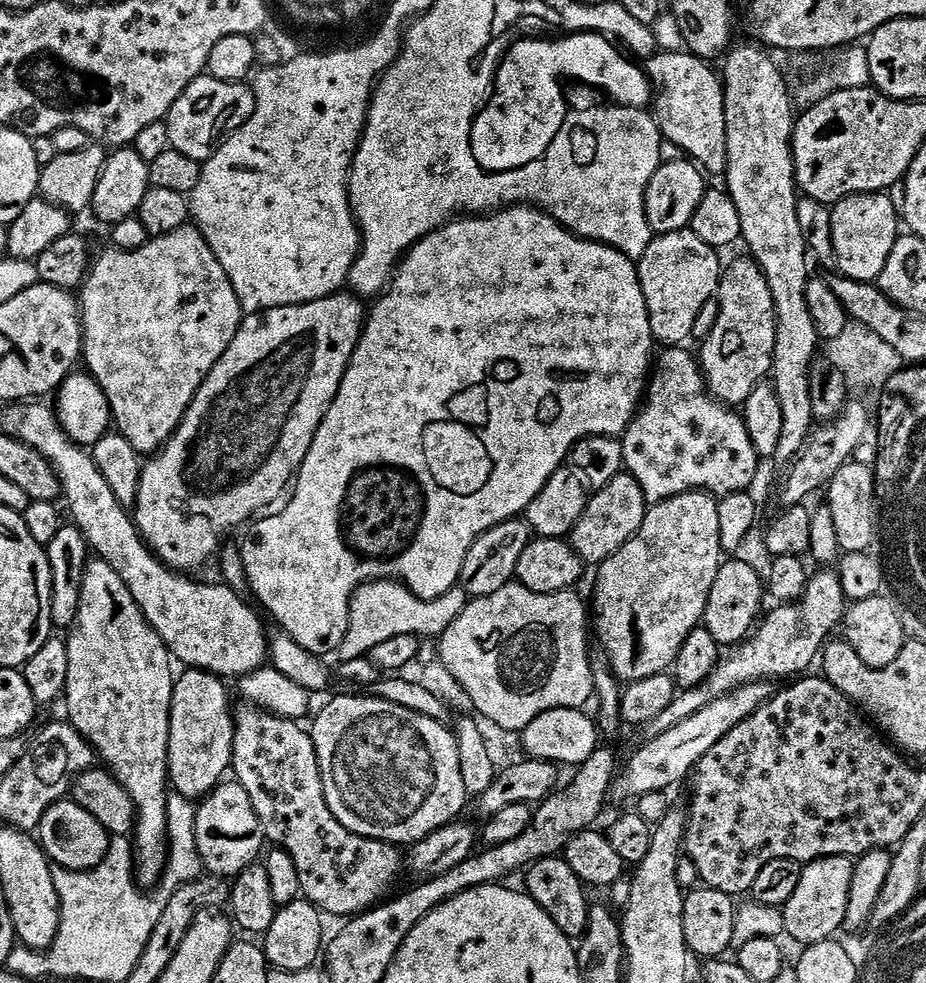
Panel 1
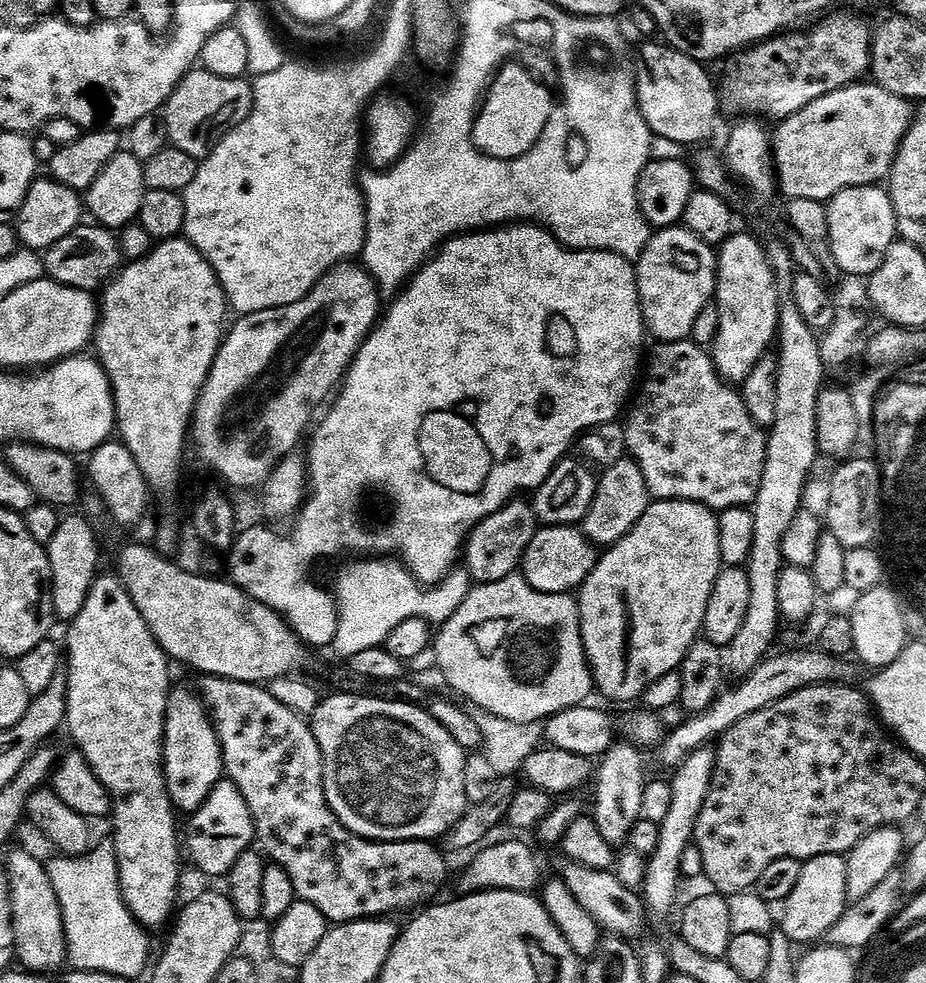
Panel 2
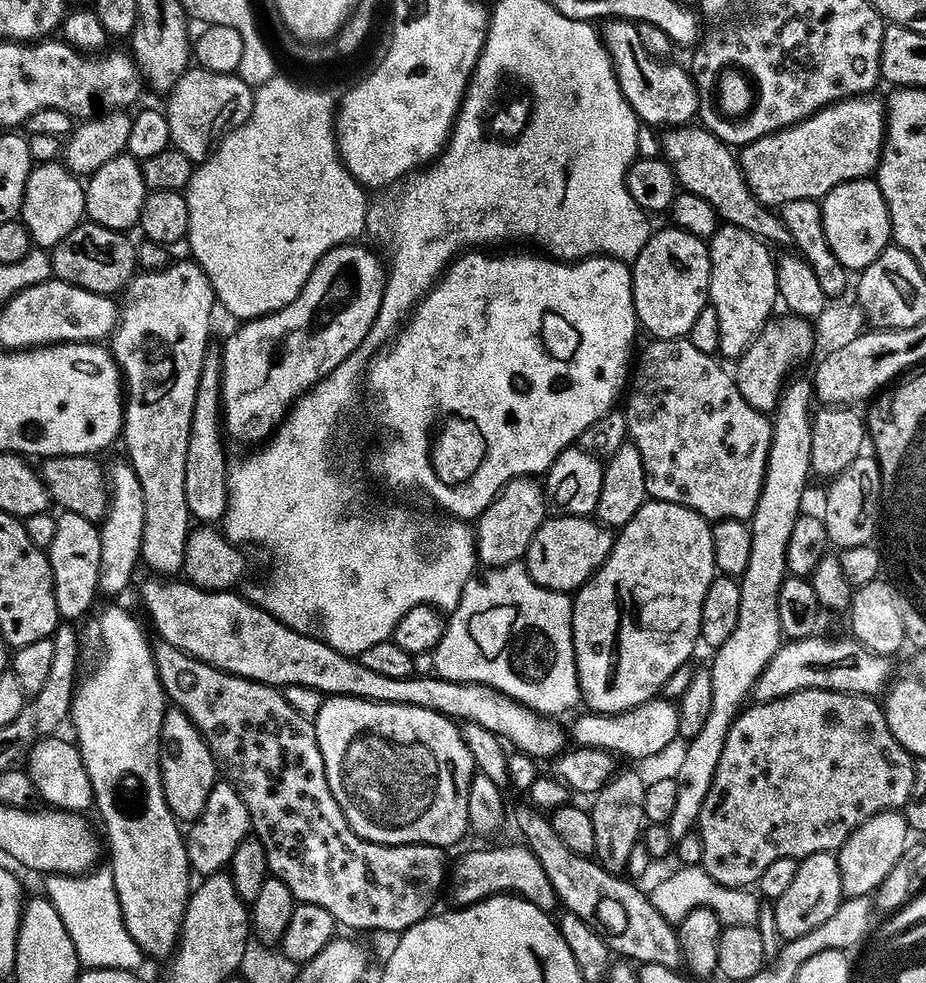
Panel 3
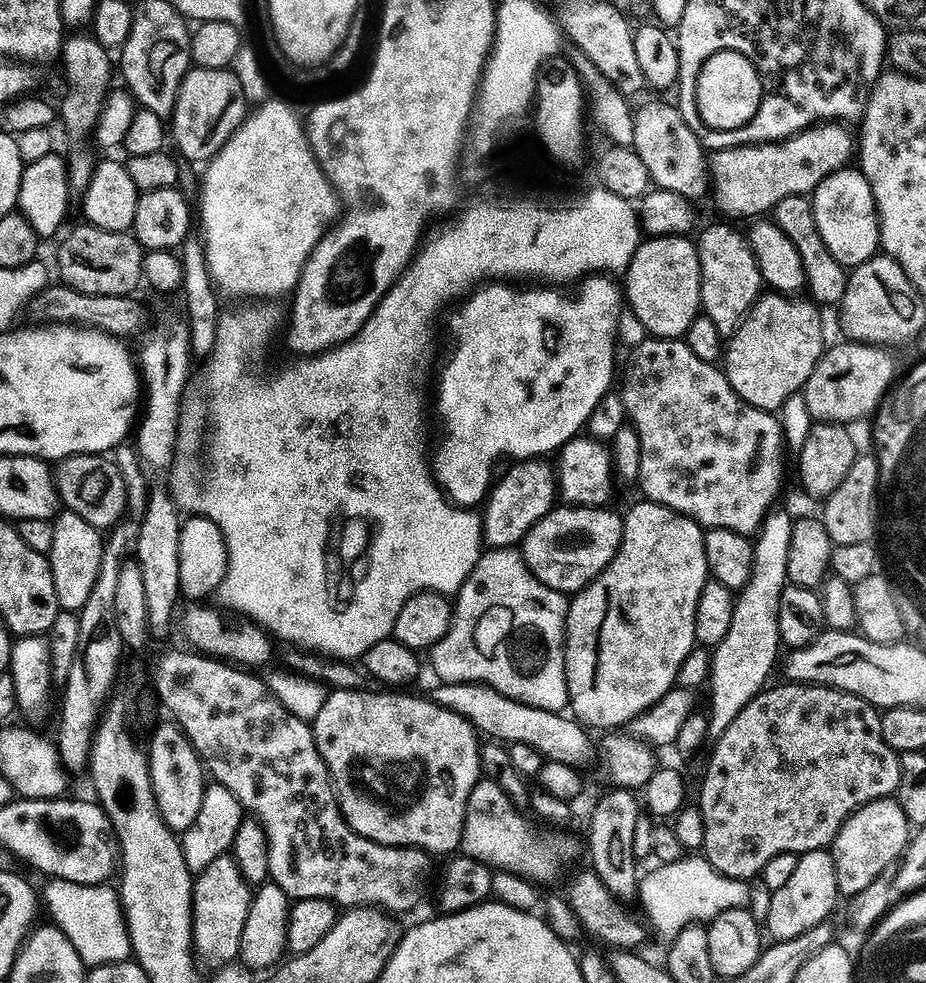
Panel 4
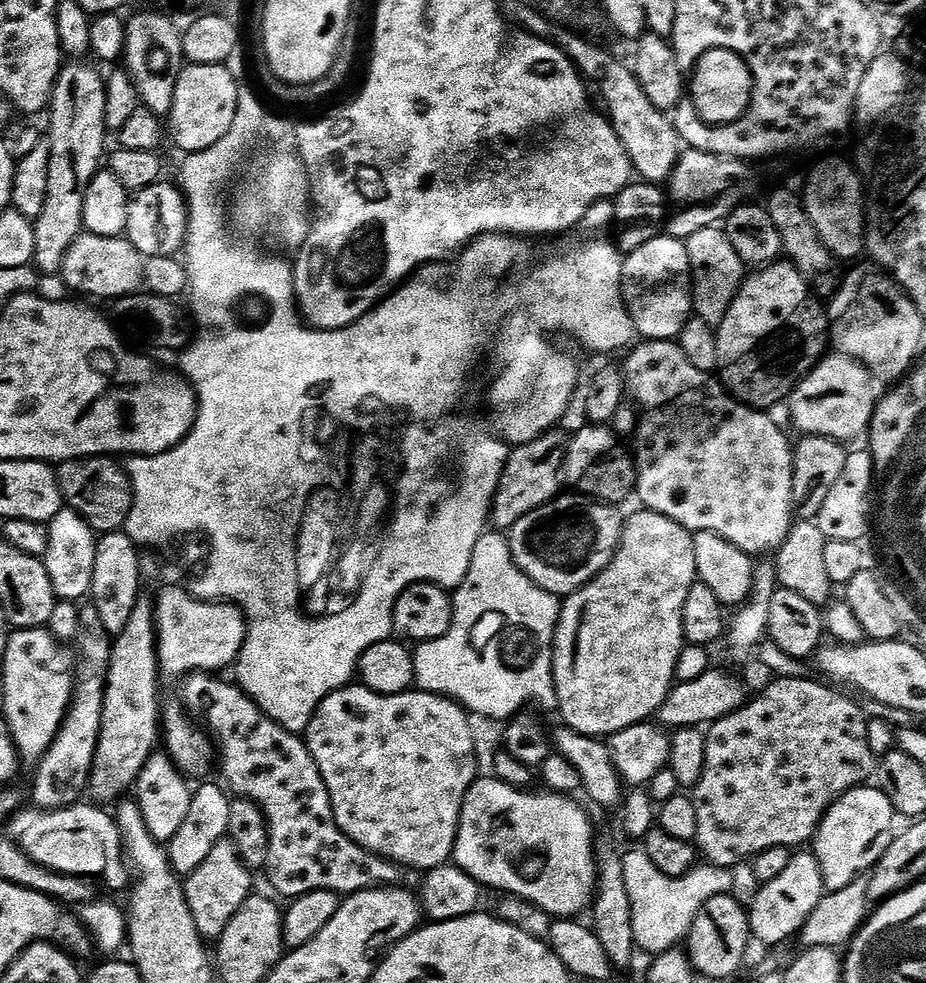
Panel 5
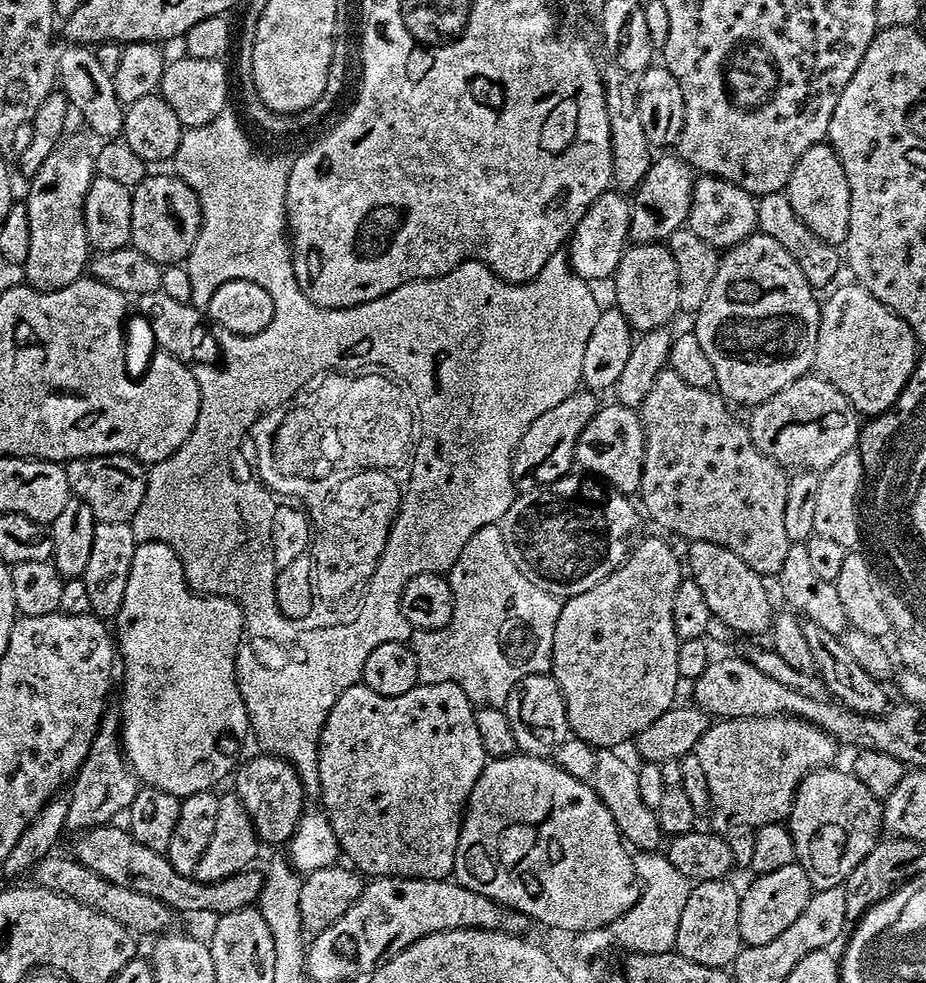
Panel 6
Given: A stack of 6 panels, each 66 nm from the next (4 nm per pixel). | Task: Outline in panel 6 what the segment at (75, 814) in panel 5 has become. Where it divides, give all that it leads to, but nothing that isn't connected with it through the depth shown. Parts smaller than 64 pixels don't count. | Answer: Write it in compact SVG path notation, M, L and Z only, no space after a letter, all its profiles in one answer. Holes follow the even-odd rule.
M116 826L95 827L79 837L80 845L74 852L75 859L84 864L94 874L102 874L118 886L126 886L135 892L153 896L162 900L177 913L180 912L216 912L217 917L226 916L243 908L253 907L263 894L265 873L249 870L231 876L220 884L201 884L190 876L179 876L167 855L150 850L137 842L131 831Z

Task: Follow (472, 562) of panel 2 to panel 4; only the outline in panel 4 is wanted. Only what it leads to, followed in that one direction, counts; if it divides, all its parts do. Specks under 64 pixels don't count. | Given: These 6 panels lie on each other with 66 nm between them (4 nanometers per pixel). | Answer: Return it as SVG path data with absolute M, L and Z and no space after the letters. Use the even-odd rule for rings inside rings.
M529 460L513 463L511 467L501 480L499 477L495 481L482 512L484 543L492 550L523 545L528 531L552 515L558 500L558 484L554 479L553 465L551 468L548 462Z

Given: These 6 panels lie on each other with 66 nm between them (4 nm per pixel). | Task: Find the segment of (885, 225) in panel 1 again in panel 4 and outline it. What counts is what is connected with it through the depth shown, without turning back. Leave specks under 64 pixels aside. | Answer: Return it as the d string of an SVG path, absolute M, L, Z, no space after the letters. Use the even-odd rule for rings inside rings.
M849 166L830 174L822 186L818 186L810 197L814 206L814 218L818 221L818 234L838 258L843 268L849 270L870 262L881 251L880 212L876 208L874 190L860 170Z

